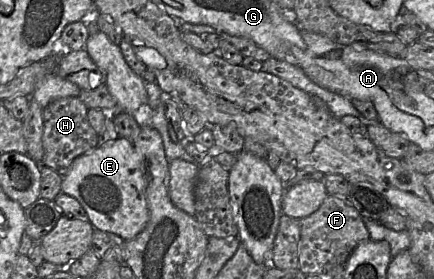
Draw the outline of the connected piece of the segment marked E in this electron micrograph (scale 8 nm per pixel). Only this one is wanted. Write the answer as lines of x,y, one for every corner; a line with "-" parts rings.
121,136
76,158
63,176
61,190
78,200
87,213
88,221
95,229
114,233
125,241
135,238
149,221
141,159
133,144

